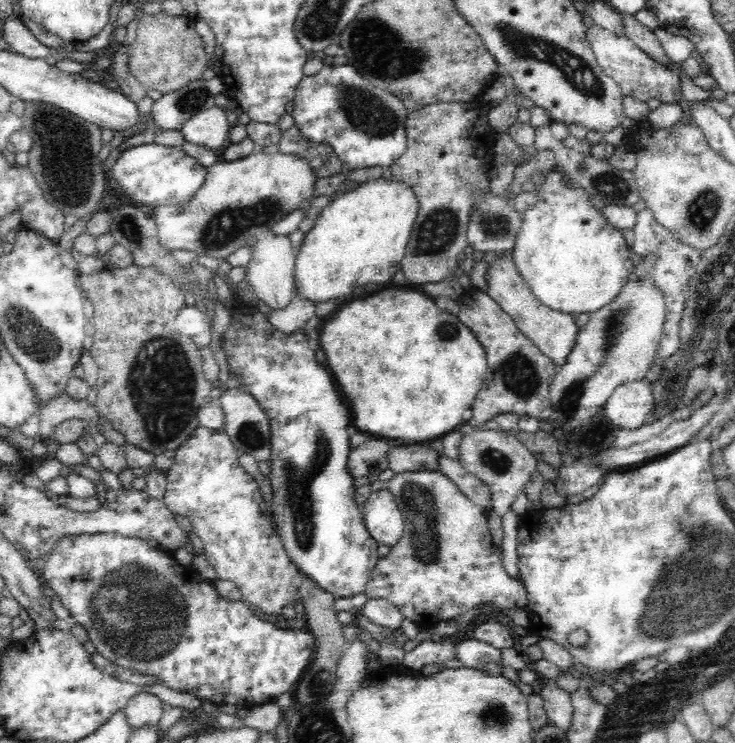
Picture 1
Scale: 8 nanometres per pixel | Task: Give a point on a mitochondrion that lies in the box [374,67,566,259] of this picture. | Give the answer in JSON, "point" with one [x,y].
{"point":[492,224]}

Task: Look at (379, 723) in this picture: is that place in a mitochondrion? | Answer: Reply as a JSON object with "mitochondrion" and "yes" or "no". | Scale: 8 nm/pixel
{"mitochondrion":"no"}

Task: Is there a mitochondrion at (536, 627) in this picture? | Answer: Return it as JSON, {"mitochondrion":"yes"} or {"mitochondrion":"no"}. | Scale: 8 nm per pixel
{"mitochondrion":"no"}

